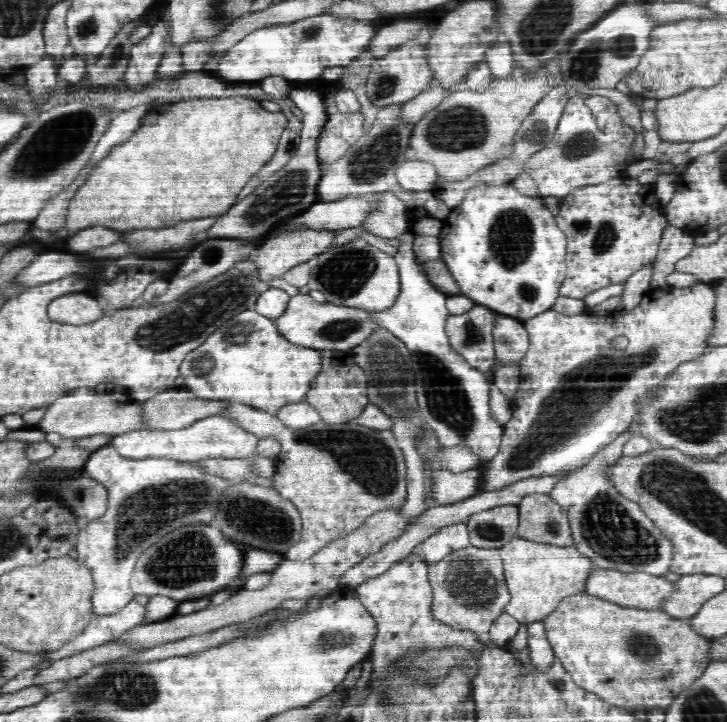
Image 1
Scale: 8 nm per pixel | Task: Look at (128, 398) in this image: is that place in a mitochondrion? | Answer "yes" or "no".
no

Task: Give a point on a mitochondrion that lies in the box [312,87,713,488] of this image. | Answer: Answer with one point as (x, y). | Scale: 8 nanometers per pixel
(571, 409)

